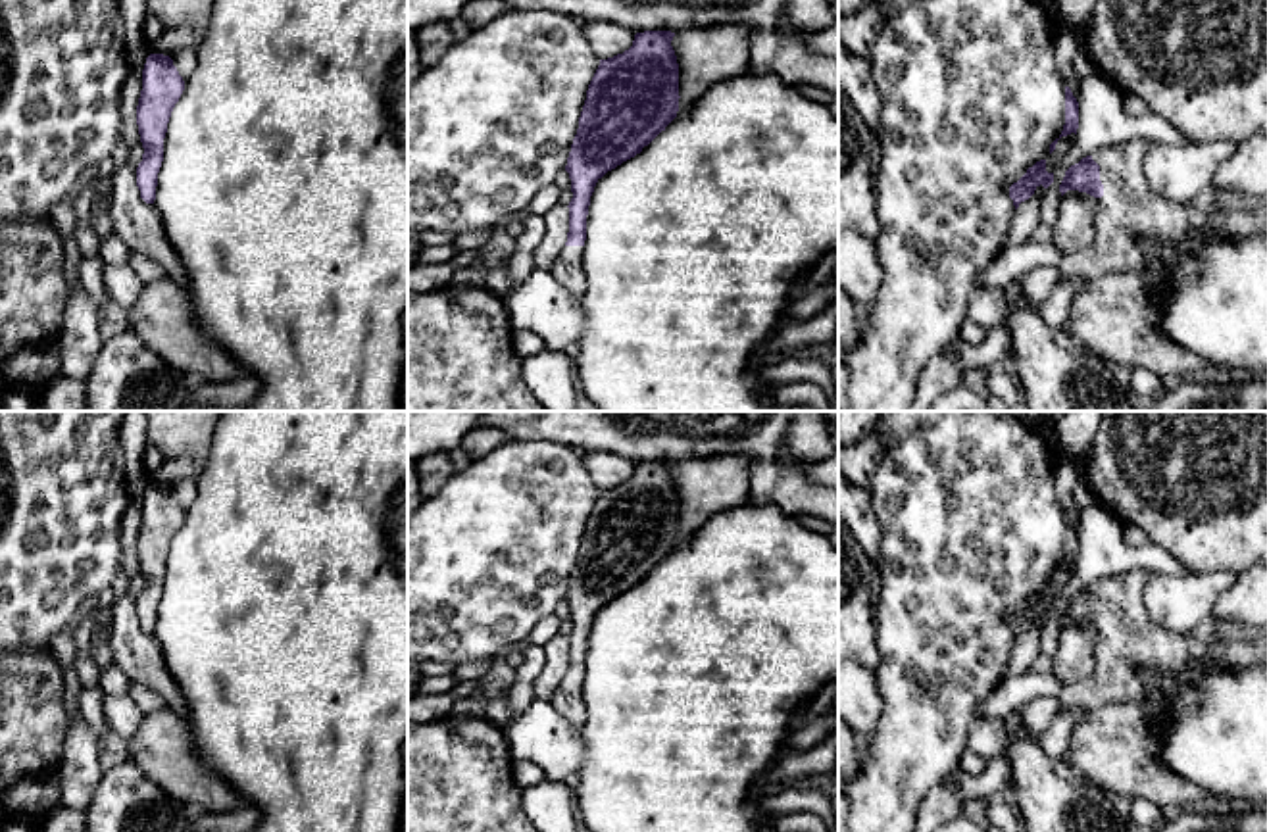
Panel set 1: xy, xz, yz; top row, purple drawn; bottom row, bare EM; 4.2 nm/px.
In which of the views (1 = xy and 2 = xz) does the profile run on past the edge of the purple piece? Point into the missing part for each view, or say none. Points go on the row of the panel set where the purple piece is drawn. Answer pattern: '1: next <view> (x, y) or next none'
1: next none
2: next xz (568, 269)

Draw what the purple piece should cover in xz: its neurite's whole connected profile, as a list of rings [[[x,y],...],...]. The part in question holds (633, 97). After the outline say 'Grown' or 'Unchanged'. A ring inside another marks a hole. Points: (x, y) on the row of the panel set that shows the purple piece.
[[[636,33],[623,54],[600,60],[588,85],[565,171],[571,179],[567,242],[548,273],[583,298],[586,215],[596,183],[648,146],[679,111],[675,33]]]. Grown

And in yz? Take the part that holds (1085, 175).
[[[1148,138],[1102,146],[1065,171],[1059,184],[1061,196],[1067,190],[1079,190],[1096,198],[1096,236],[1082,252],[1063,257],[1057,265],[1061,281],[1092,281],[1107,273],[1157,267],[1165,261],[1163,246],[1180,242],[1194,229],[1202,229],[1209,236],[1267,236],[1267,206],[1200,211],[1152,192],[1144,175],[1148,148]]]. Grown

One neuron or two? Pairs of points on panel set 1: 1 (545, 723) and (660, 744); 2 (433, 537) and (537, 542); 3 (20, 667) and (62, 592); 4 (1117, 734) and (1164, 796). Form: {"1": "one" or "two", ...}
{"1": "two", "2": "one", "3": "two", "4": "one"}

